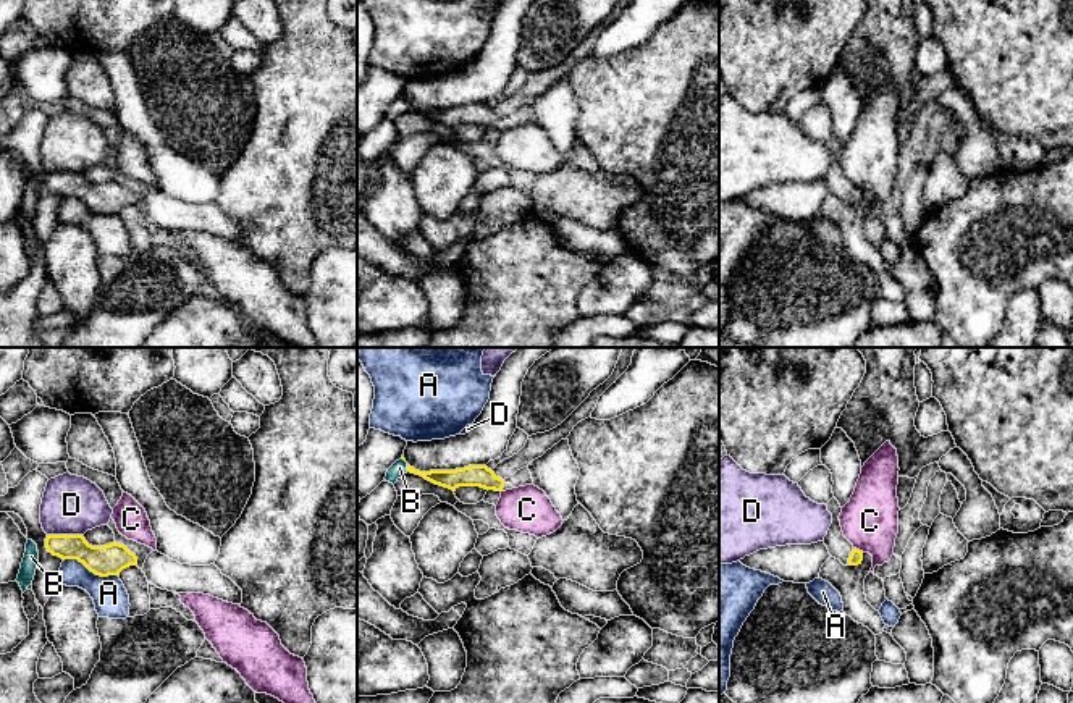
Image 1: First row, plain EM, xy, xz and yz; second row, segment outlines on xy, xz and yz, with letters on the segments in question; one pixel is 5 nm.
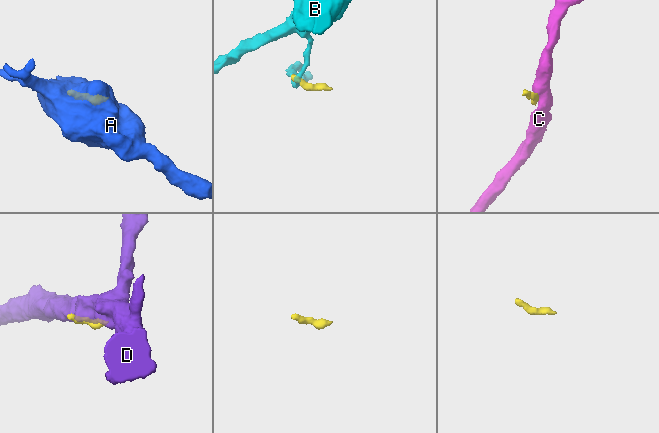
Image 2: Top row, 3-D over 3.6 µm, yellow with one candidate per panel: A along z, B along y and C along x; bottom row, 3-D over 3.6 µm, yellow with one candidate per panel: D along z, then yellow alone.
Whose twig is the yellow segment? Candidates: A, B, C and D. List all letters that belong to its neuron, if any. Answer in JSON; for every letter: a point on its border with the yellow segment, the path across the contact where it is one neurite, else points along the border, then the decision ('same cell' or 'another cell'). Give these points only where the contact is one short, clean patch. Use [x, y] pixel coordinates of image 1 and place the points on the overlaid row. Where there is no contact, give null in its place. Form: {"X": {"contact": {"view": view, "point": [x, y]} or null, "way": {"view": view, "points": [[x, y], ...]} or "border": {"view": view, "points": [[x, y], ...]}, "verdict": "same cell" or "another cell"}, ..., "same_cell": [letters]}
{"A": {"contact": {"view": "xy", "point": [91, 571]}, "border": {"view": "xy", "points": [[63, 559], [78, 559], [100, 576], [117, 576]]}, "verdict": "another cell"}, "B": {"contact": {"view": "xz", "point": [408, 467]}, "border": {"view": "xz", "points": [[406, 464], [408, 471]]}, "verdict": "another cell"}, "C": {"contact": {"view": "yz", "point": [858, 550]}, "border": {"view": "yz", "points": [[854, 547], [863, 551]]}, "verdict": "another cell"}, "D": {"contact": {"view": "xy", "point": [65, 535]}, "border": {"view": "xy", "points": [[47, 534], [81, 535]]}, "verdict": "another cell"}, "same_cell": []}

